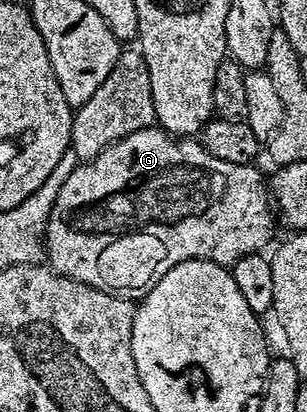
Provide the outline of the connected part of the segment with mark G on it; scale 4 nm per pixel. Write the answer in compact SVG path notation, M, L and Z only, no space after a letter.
M152 125L145 129L137 129L137 133L129 133L125 138L118 139L113 145L106 147L95 159L80 162L78 167L69 173L69 181L61 185L61 193L57 193L57 201L47 218L45 232L45 259L52 271L69 277L78 283L88 283L102 291L112 293L131 293L127 291L146 292L161 276L169 273L173 265L181 265L181 261L204 259L217 265L230 268L238 259L246 255L254 255L264 250L263 246L271 239L277 228L277 219L273 214L273 204L269 194L269 183L258 171L258 166L249 163L230 163L213 157L203 148L202 142L191 137L179 138L168 135L158 126Z

